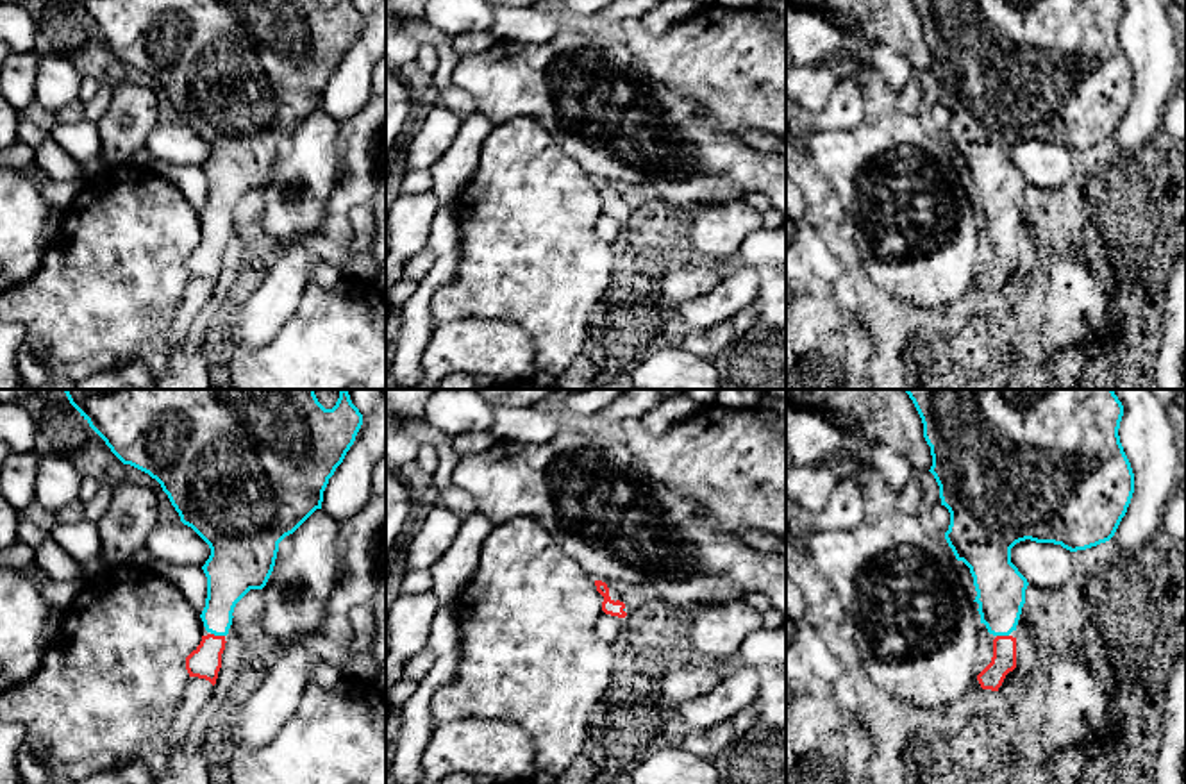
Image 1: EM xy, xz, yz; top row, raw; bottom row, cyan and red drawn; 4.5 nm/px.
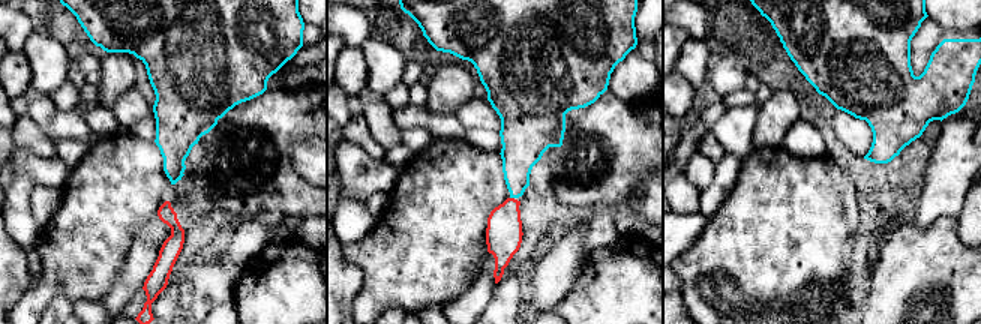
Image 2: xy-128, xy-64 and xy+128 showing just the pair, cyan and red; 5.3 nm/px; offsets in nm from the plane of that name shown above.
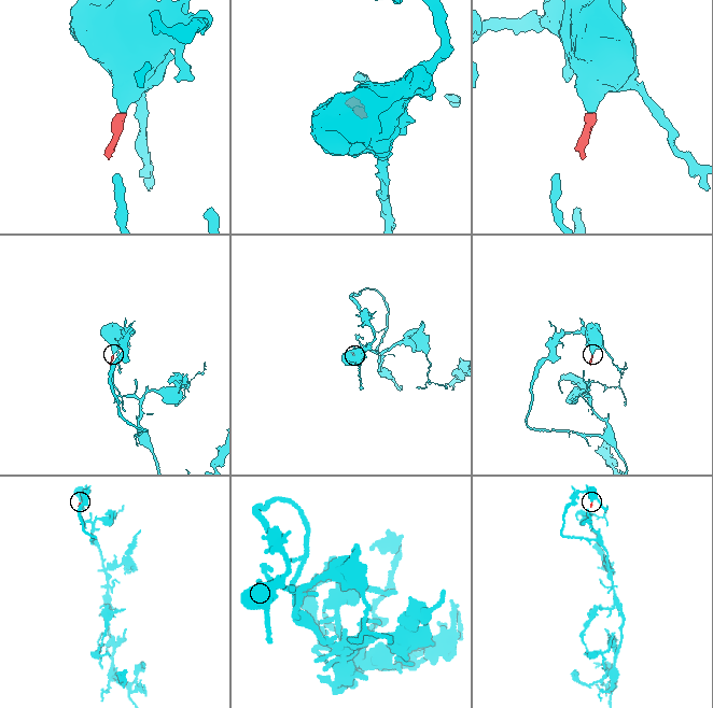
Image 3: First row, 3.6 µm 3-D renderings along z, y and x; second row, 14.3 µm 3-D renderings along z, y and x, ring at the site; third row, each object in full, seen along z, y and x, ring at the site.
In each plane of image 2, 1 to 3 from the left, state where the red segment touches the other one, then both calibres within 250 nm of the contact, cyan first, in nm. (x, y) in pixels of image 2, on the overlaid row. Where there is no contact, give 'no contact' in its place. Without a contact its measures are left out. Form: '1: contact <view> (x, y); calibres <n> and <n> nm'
1: no contact
2: contact xy-64 (512, 197); calibres 200 and 190 nm
3: no contact

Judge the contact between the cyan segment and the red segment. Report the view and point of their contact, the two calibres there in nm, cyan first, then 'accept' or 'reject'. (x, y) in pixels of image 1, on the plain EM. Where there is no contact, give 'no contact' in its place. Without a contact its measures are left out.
xy (218, 234) | 190/140 nm | accept

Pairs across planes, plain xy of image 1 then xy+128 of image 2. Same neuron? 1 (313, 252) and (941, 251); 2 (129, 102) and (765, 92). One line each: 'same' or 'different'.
1: different
2: different

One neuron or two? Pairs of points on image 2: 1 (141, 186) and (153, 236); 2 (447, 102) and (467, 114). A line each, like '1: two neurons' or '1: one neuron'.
1: two neurons
2: two neurons

